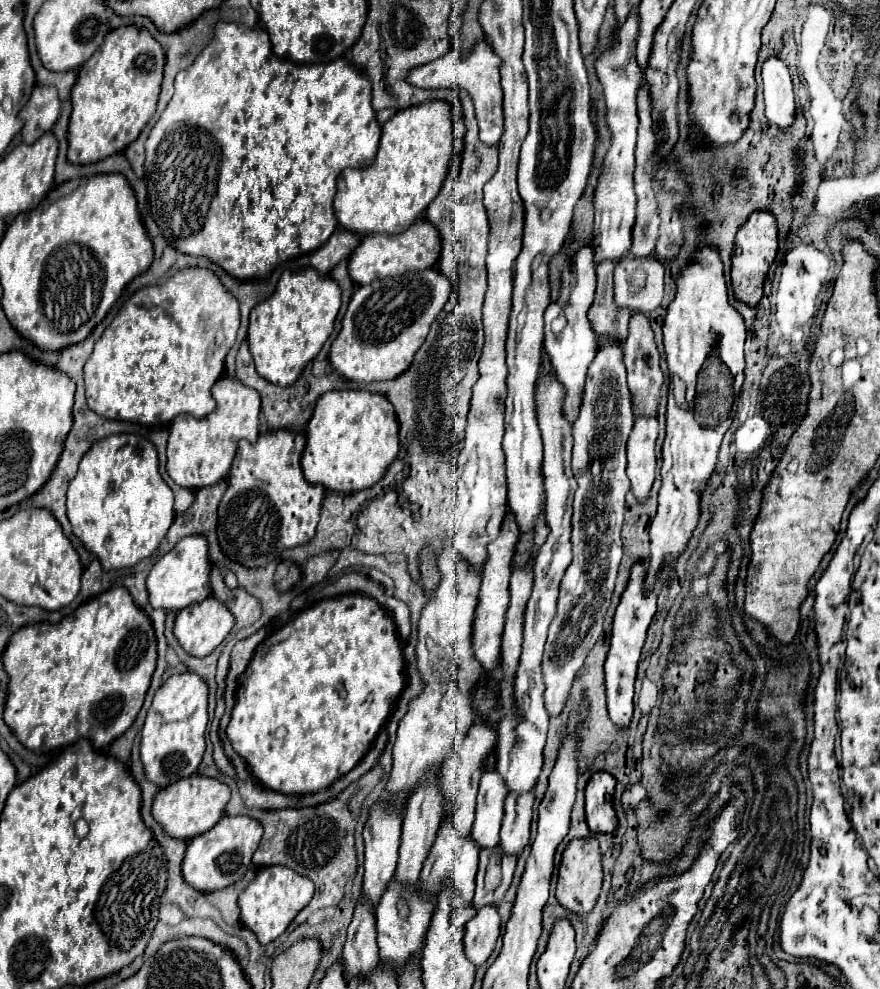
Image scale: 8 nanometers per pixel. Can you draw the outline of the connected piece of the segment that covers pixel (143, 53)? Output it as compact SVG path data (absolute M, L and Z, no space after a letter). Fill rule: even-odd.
M118 27L104 37L100 49L80 67L78 81L72 89L72 115L68 125L68 161L70 163L96 163L118 151L124 151L138 139L140 131L156 113L156 103L162 87L164 49L144 27Z

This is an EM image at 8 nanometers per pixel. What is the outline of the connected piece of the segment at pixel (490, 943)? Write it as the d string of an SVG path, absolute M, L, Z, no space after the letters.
M484 907L466 925L464 951L468 961L478 969L492 955L500 937L500 915L494 907Z

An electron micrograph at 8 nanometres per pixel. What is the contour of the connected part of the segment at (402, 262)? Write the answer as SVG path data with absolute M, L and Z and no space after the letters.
M420 219L400 235L386 235L386 233L366 235L356 247L356 253L352 253L352 257L348 259L348 271L358 285L368 285L374 279L396 277L406 271L430 269L438 263L440 251L442 251L442 239L438 229L430 221Z

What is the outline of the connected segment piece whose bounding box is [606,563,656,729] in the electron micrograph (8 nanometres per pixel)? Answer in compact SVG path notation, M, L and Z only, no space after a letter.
M636 563L632 567L630 583L626 591L622 593L620 605L614 615L614 627L612 627L612 639L610 639L610 651L606 659L606 705L608 705L608 717L618 729L628 729L632 721L632 697L634 697L634 679L636 679L636 667L640 661L642 645L646 641L646 629L652 621L652 615L656 613L656 593L652 591L650 597L644 597L644 575L646 565Z

